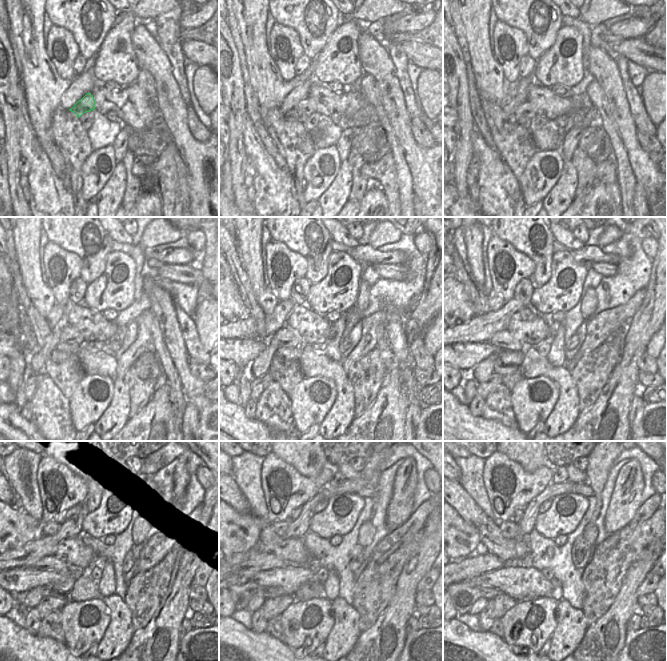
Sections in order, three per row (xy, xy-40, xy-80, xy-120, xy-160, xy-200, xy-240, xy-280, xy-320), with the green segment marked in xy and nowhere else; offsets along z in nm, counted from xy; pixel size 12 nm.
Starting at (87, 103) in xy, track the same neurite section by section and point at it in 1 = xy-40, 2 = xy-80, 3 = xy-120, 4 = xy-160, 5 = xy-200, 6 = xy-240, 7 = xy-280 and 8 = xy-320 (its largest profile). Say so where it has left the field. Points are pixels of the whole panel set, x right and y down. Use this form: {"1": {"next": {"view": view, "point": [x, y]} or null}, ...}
{"1": {"next": {"view": "xy-40", "point": [300, 112]}}, "2": {"next": {"view": "xy-80", "point": [523, 115]}}, "3": {"next": {"view": "xy-120", "point": [70, 340]}}, "4": {"next": {"view": "xy-160", "point": [290, 342]}}, "5": {"next": {"view": "xy-200", "point": [512, 353]}}, "6": {"next": {"view": "xy-240", "point": [52, 563]}}, "7": {"next": {"view": "xy-280", "point": [263, 561]}}, "8": {"next": {"view": "xy-320", "point": [476, 564]}}}

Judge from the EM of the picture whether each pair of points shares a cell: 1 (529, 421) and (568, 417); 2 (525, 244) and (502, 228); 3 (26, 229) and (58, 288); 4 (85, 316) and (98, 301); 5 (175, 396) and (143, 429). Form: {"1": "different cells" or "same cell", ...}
{"1": "different cells", "2": "same cell", "3": "different cells", "4": "different cells", "5": "different cells"}

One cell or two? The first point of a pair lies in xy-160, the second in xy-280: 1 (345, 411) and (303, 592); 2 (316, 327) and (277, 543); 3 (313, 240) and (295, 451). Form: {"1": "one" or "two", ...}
{"1": "one", "2": "one", "3": "one"}

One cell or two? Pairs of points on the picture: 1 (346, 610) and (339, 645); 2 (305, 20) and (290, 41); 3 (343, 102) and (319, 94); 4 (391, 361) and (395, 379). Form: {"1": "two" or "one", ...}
{"1": "one", "2": "two", "3": "one", "4": "two"}

